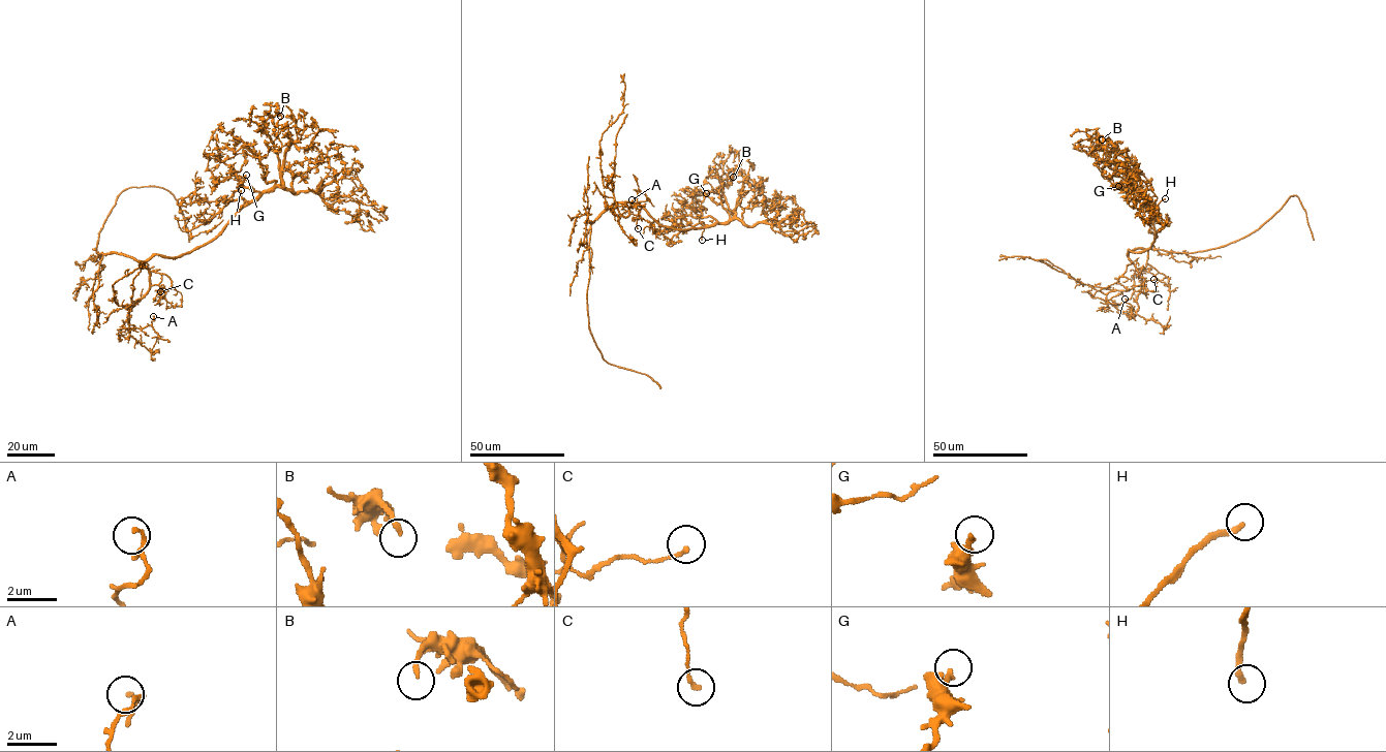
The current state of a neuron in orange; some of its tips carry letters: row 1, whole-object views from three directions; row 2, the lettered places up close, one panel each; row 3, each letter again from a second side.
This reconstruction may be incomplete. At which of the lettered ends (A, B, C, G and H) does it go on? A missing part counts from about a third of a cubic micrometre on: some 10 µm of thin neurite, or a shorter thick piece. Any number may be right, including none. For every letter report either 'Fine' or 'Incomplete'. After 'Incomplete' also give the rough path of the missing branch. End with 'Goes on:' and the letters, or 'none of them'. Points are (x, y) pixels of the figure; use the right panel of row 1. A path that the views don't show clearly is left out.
A: Fine
B: Fine
C: Fine
G: Fine
H: Incomplete
Goes on: H

